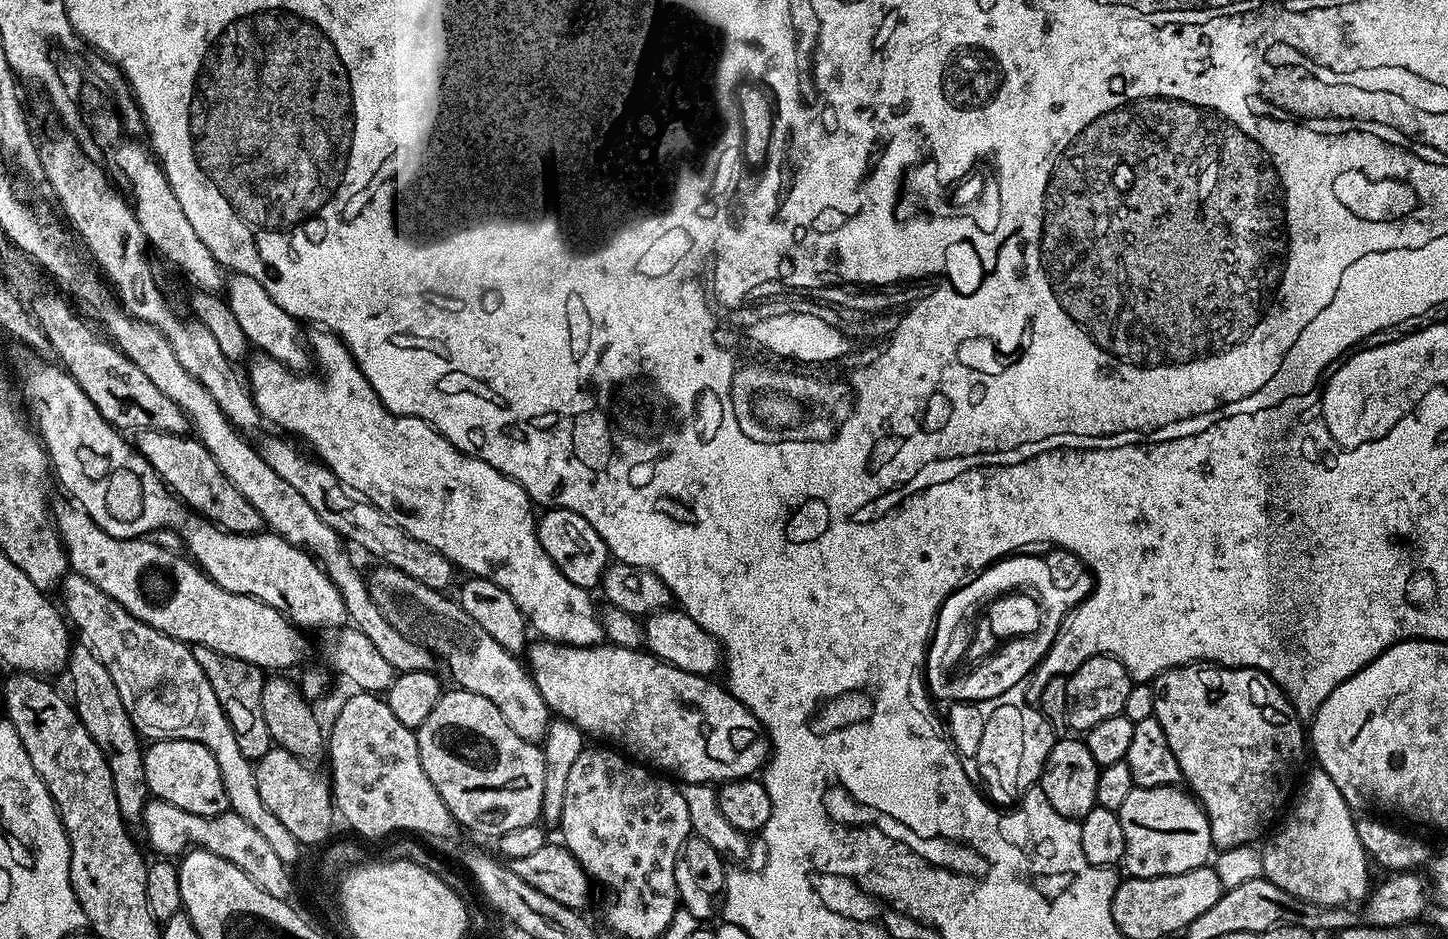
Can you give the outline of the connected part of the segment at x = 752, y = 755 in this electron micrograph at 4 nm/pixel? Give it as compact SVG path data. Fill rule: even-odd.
M543 638L537 639L537 641L537 644L535 641L526 652L526 657L528 656L526 667L532 677L532 681L538 686L542 698L546 698L549 709L559 719L568 720L571 724L580 728L585 737L592 739L593 736L596 739L593 741L607 742L609 745L623 750L631 759L647 766L649 769L659 770L661 773L667 774L669 777L675 778L684 784L719 786L730 780L747 780L755 777L767 764L770 755L770 745L768 734L765 732L764 727L760 725L758 718L754 718L751 710L746 706L742 706L742 702L738 702L728 693L727 687L720 685L719 688L714 682L715 679L695 676L686 670L678 670L674 666L670 666L665 660L660 660L652 655L651 652L640 648L619 648L618 645L607 642L601 642L590 648L575 648L569 644L556 644L552 640Z

